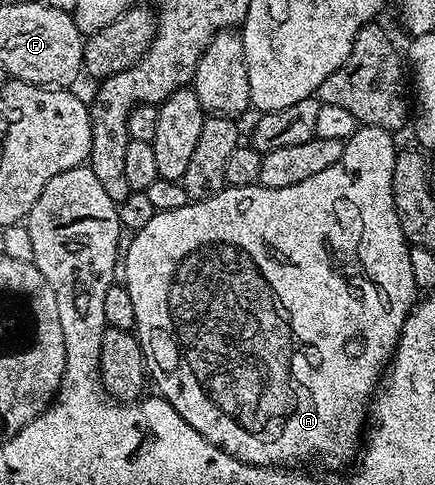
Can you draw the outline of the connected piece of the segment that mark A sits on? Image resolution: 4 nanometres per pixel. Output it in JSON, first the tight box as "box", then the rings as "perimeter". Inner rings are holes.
{"box":[123,126,419,469],"perimeter":[[[358,126],[358,129],[350,139],[345,140],[343,157],[331,165],[331,169],[323,169],[323,173],[315,173],[315,177],[307,177],[307,181],[299,181],[299,185],[287,185],[287,189],[271,189],[254,185],[251,187],[231,187],[226,186],[225,190],[210,195],[207,199],[196,201],[185,201],[182,207],[177,207],[174,211],[158,210],[155,217],[143,229],[139,229],[130,239],[129,248],[123,251],[123,271],[125,267],[125,278],[123,284],[131,295],[131,301],[135,307],[135,334],[141,343],[141,351],[145,354],[145,365],[148,378],[157,386],[156,394],[165,399],[195,429],[195,433],[203,433],[211,445],[222,447],[232,459],[238,459],[244,463],[250,463],[256,467],[283,467],[290,465],[305,465],[313,458],[322,459],[326,463],[326,468],[341,469],[344,463],[352,464],[358,458],[359,448],[363,443],[363,432],[367,427],[367,408],[371,403],[371,396],[378,390],[383,378],[383,372],[390,366],[394,351],[397,350],[397,343],[401,339],[401,330],[407,321],[409,312],[413,310],[419,299],[419,292],[415,285],[415,276],[411,273],[411,257],[409,256],[410,243],[406,241],[403,229],[399,225],[399,213],[395,209],[395,197],[393,196],[393,170],[395,169],[395,157],[399,150],[398,144],[393,144],[394,136],[385,131],[382,127]]]}

